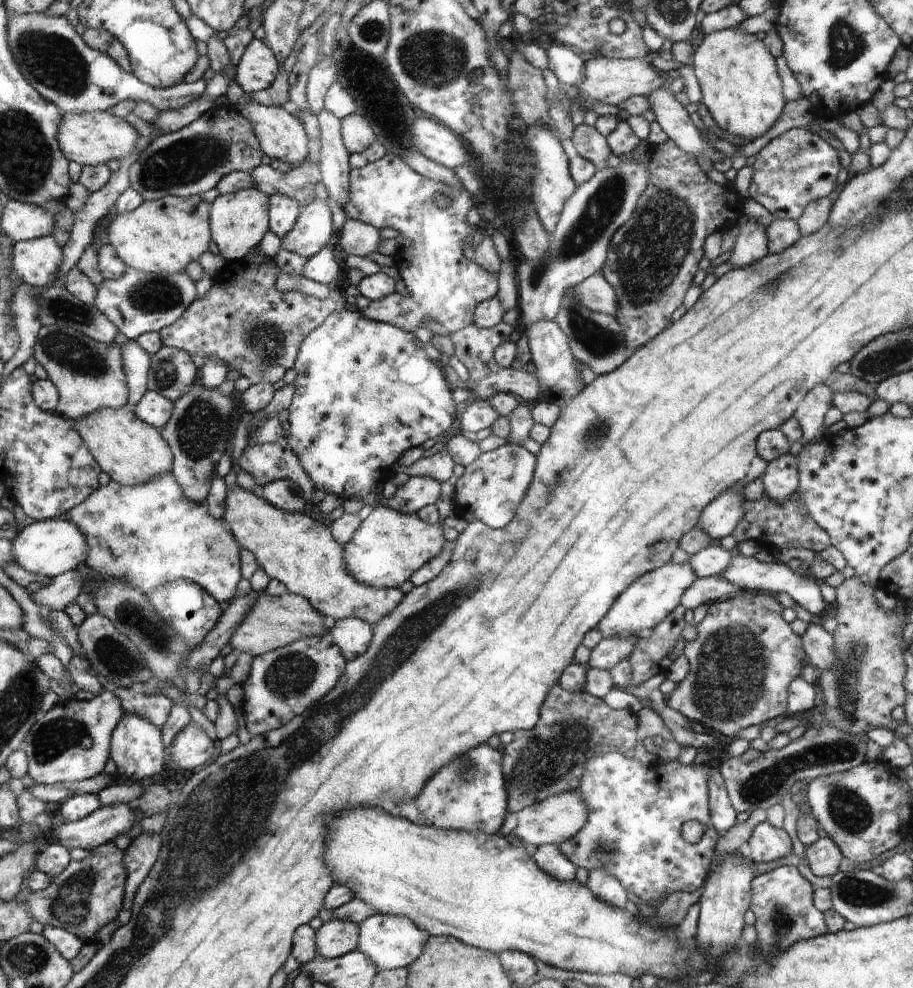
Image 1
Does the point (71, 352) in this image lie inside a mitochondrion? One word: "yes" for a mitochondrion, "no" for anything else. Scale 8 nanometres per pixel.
yes

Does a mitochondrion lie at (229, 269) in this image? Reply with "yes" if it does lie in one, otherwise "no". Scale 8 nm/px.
no

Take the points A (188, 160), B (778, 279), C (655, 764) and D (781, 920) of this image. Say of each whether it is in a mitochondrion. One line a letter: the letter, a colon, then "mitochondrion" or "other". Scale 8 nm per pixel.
A: mitochondrion
B: mitochondrion
C: other
D: mitochondrion

